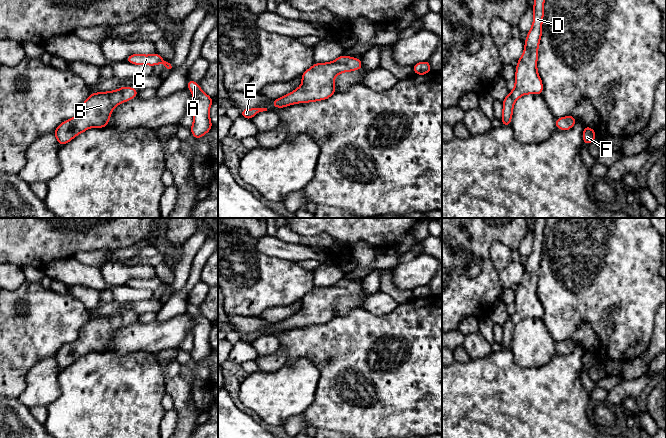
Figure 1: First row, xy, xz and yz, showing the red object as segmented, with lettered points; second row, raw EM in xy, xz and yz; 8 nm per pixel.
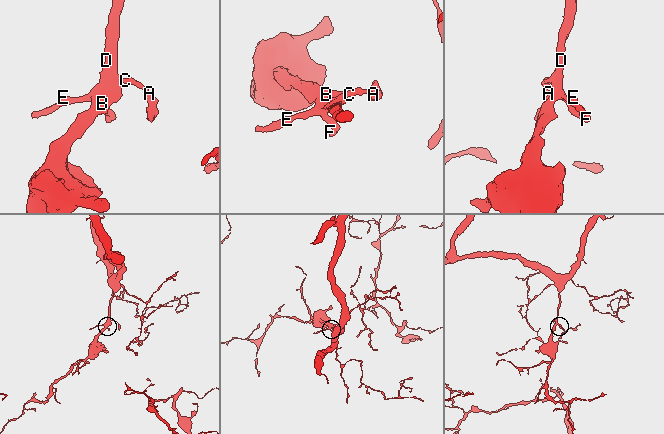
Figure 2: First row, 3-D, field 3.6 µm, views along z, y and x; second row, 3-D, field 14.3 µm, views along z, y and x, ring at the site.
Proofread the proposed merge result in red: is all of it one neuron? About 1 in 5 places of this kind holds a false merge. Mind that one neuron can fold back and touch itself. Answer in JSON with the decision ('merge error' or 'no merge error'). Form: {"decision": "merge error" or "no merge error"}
{"decision": "no merge error"}

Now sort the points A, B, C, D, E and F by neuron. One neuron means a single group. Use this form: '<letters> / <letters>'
A B C D E F

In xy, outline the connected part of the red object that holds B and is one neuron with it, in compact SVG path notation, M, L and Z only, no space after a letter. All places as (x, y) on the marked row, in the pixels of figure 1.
M123 86L115 91L90 93L79 113L62 122L53 132L60 146L92 127L108 127L113 109L138 96L138 90Z

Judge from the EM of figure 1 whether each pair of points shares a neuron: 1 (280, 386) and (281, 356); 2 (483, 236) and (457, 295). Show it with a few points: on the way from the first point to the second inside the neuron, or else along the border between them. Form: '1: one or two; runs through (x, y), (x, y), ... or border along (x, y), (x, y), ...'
1: two; border along (286, 364), (272, 371), (259, 370)
2: one; runs through (483, 253), (486, 259), (486, 274), (474, 286)

